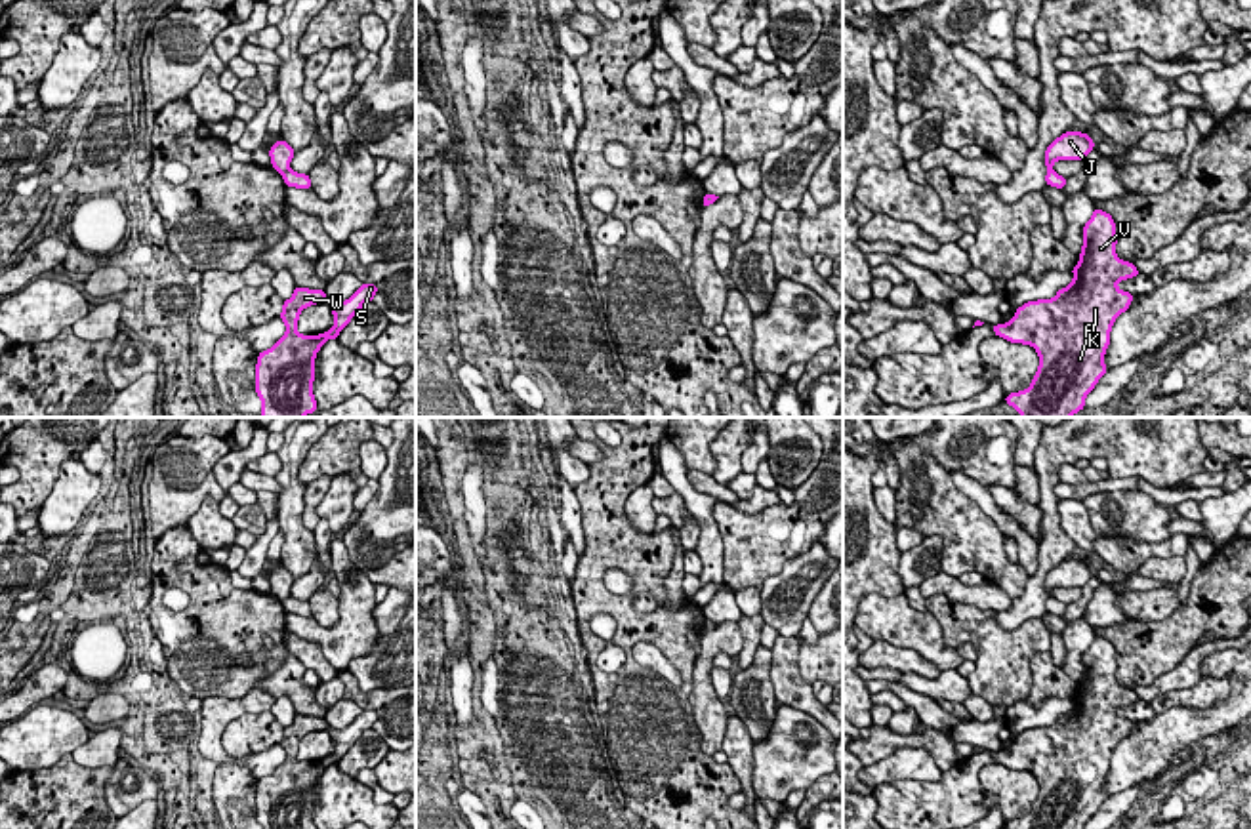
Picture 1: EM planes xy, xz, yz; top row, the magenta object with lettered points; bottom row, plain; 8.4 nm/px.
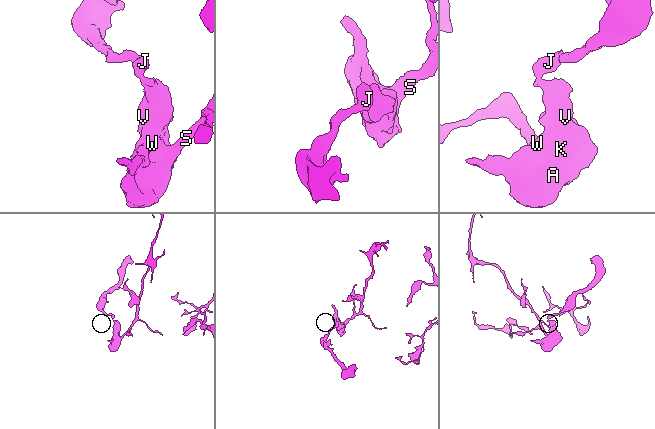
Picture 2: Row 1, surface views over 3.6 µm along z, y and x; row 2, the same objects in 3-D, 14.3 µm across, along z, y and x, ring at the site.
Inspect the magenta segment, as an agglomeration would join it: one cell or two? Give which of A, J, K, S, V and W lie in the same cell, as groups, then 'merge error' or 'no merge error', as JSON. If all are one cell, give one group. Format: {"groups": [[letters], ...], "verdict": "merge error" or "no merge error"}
{"groups": [["A", "K", "S", "V", "W"], ["J"]], "verdict": "merge error"}

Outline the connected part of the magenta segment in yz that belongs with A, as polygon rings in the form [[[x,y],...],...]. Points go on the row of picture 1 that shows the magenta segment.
[[[1095,208],[1081,234],[1079,261],[1070,271],[1074,280],[1058,290],[1055,297],[1028,301],[1016,309],[1009,322],[992,326],[997,337],[1032,345],[1039,356],[1039,366],[1030,387],[1005,396],[1005,402],[1022,417],[1070,417],[1085,408],[1085,396],[1108,372],[1104,354],[1110,345],[1112,326],[1135,297],[1116,286],[1119,280],[1140,273],[1133,263],[1118,257],[1118,234],[1112,215]]]

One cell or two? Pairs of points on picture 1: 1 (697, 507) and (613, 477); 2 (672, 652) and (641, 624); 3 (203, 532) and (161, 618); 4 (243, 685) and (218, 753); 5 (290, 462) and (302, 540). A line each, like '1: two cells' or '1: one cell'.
1: two cells
2: one cell
3: two cells
4: two cells
5: one cell

